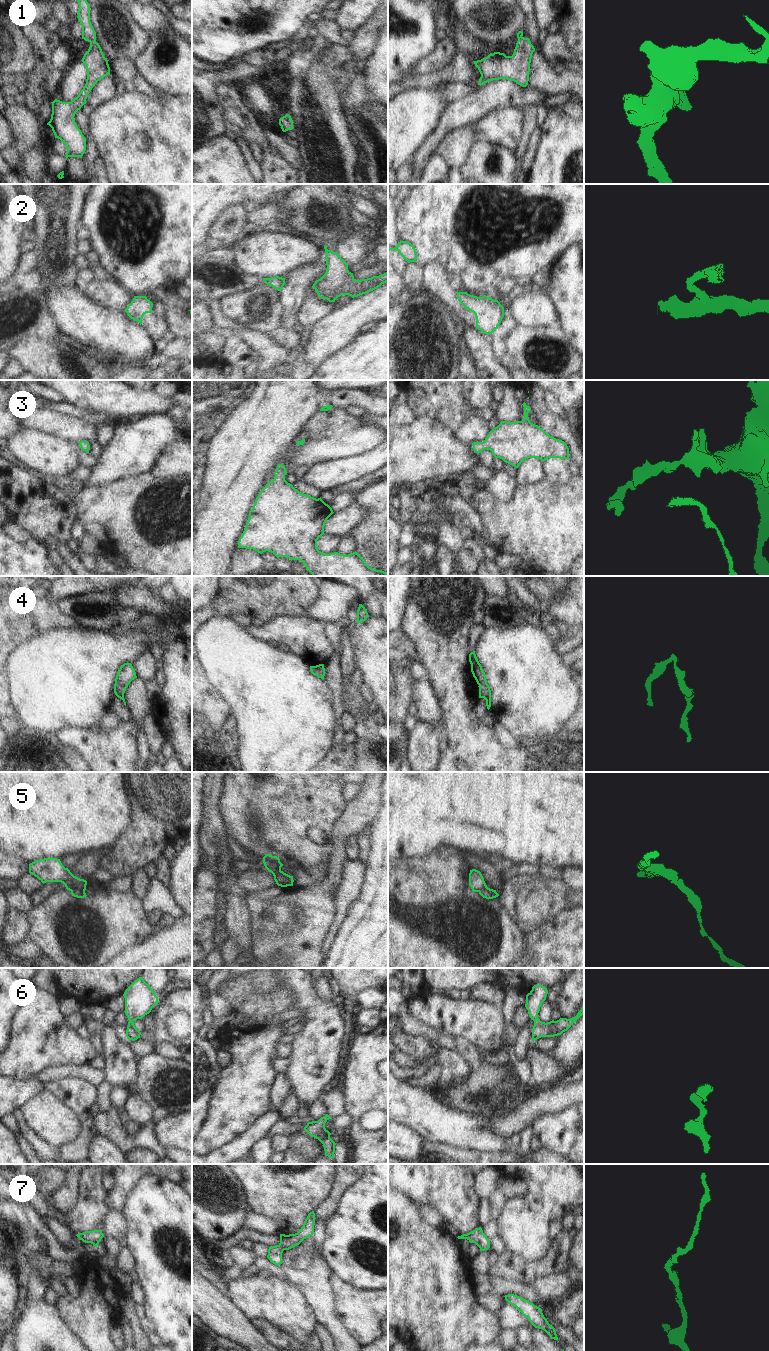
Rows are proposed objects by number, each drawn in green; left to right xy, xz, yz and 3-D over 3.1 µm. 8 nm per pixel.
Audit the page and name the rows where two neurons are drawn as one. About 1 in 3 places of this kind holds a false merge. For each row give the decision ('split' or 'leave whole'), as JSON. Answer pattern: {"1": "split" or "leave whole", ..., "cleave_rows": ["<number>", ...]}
{"1": "leave whole", "2": "leave whole", "3": "leave whole", "4": "leave whole", "5": "split", "6": "leave whole", "7": "leave whole", "cleave_rows": ["5"]}

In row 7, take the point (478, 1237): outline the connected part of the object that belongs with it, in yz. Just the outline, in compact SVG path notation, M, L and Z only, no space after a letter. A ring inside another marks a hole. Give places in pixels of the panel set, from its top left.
M481 1227L476 1228L475 1230L467 1234L458 1236L457 1238L467 1239L470 1243L475 1243L480 1248L480 1251L485 1251L490 1248L490 1240L483 1233L483 1230Z

